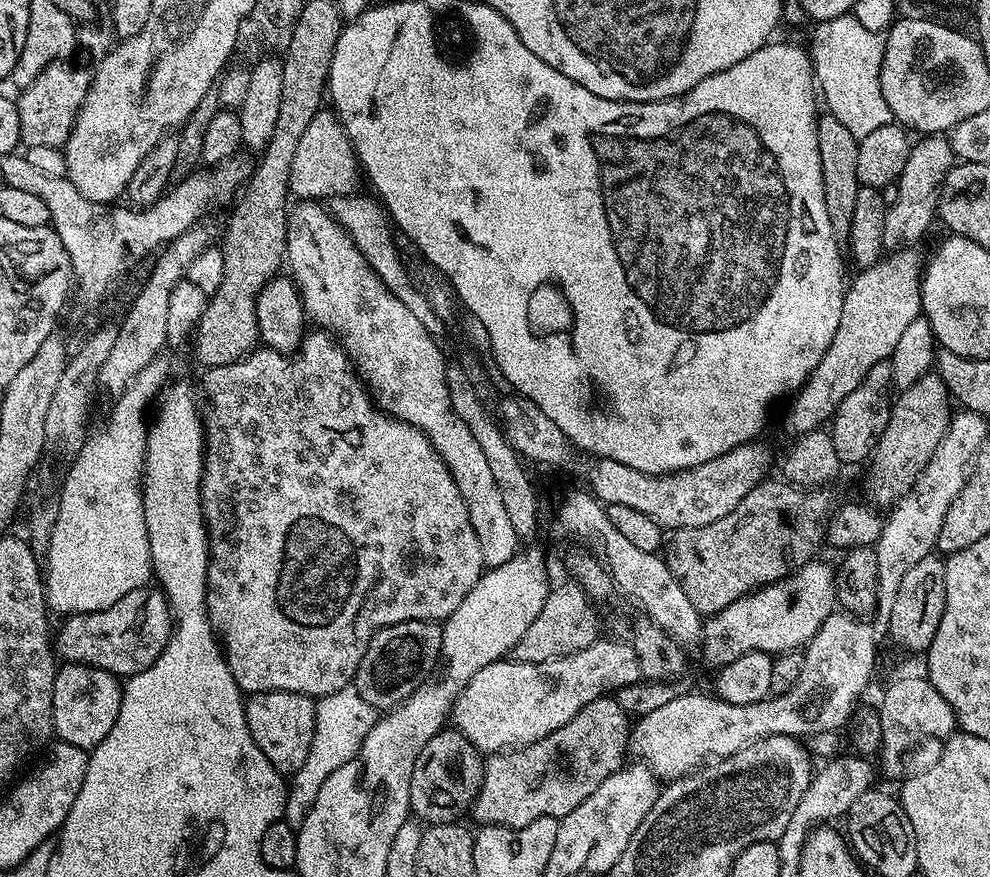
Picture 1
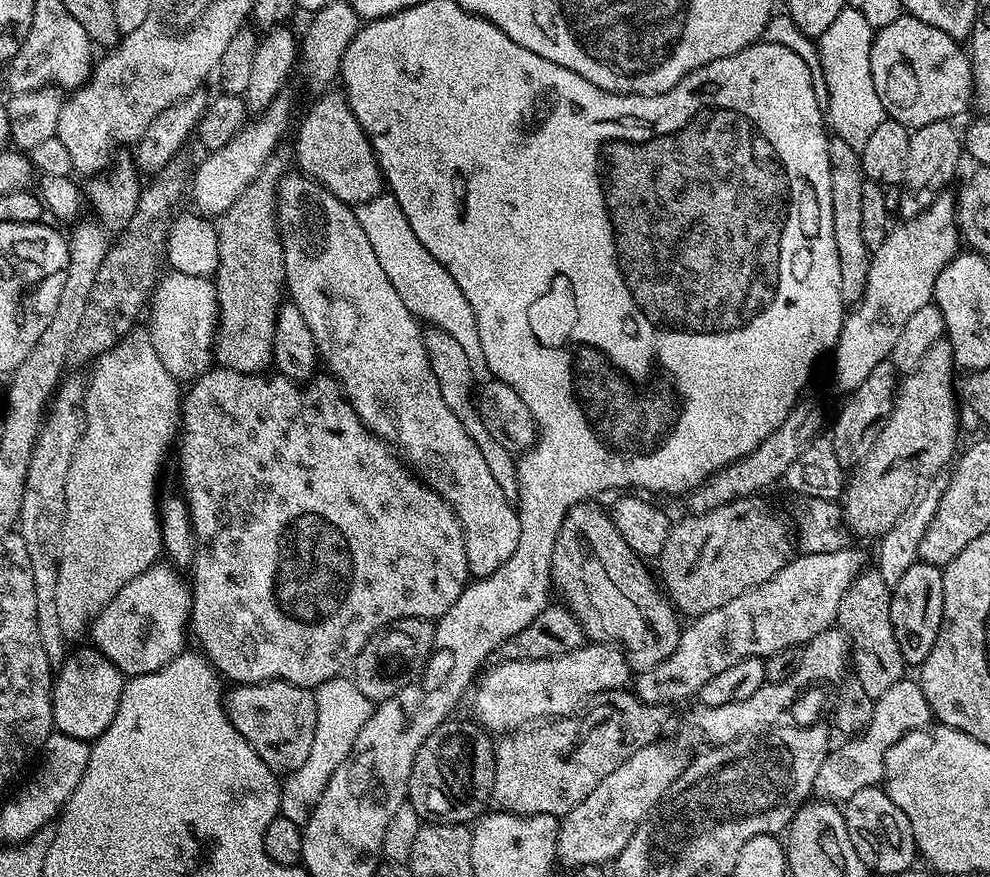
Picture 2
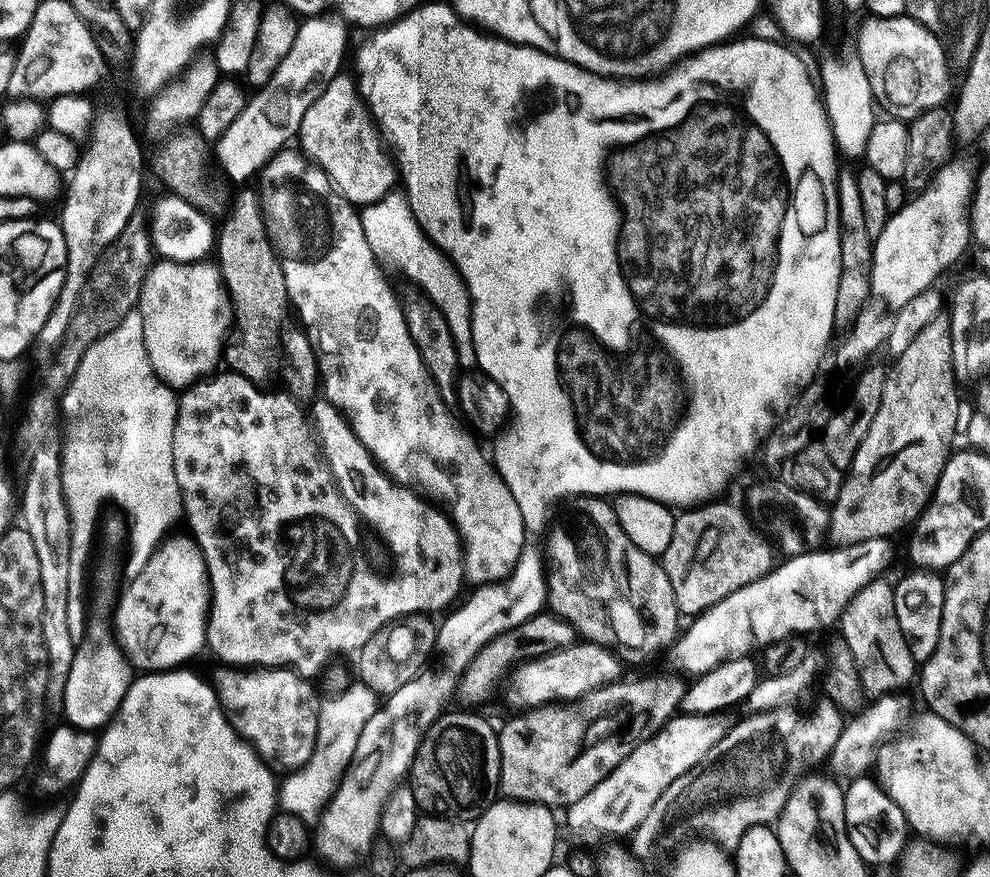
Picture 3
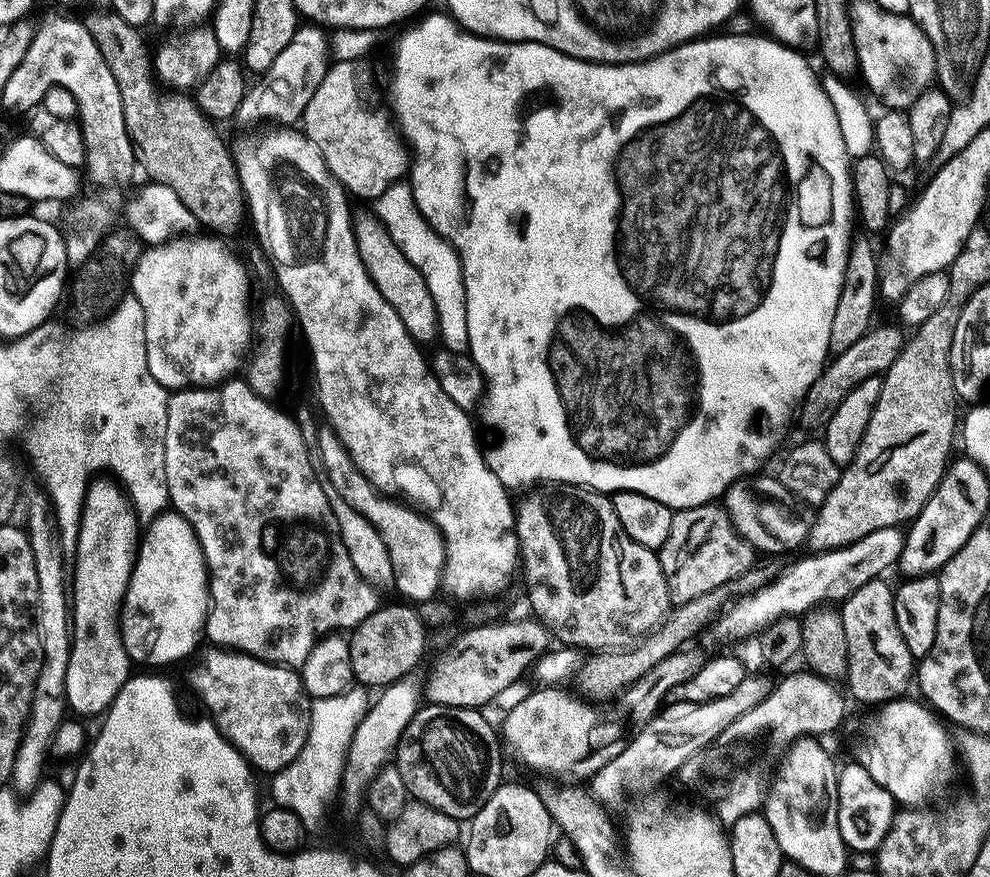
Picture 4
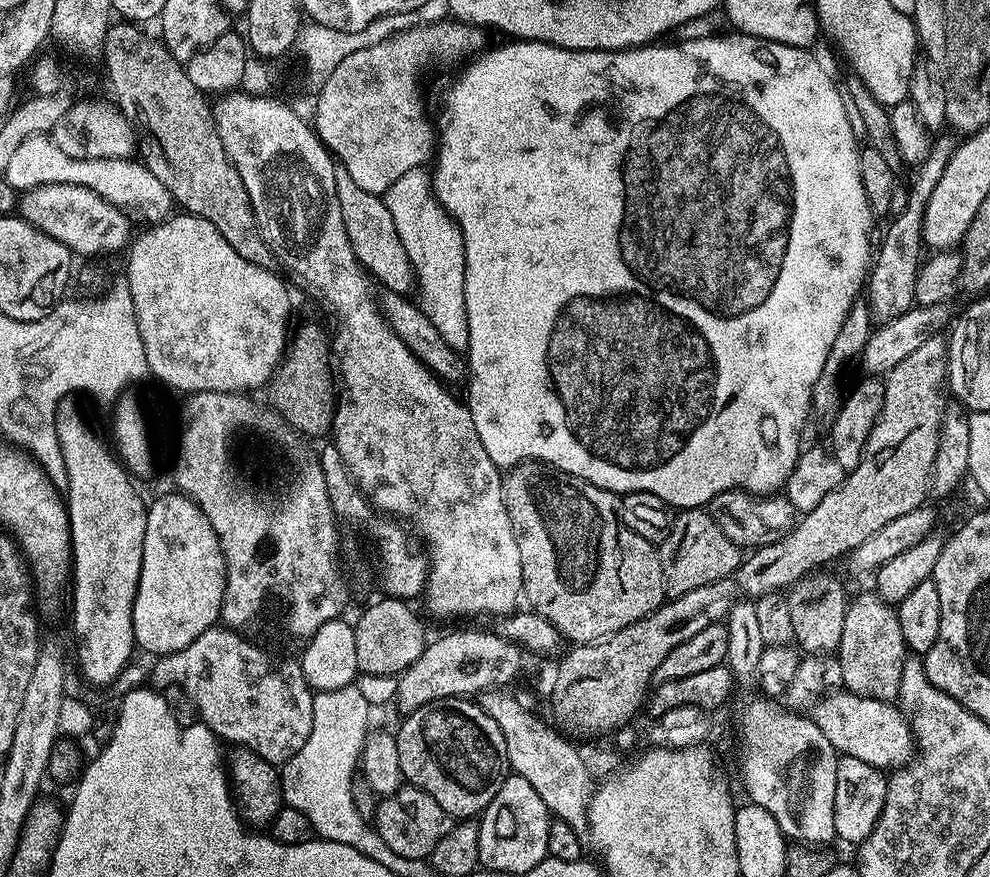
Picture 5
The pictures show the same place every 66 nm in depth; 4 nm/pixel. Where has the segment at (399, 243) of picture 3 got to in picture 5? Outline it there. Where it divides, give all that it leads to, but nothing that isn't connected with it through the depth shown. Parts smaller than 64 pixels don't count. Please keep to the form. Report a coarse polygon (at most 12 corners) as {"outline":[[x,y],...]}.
{"outline":[[424,168],[383,195],[450,347],[470,342],[464,239]]}

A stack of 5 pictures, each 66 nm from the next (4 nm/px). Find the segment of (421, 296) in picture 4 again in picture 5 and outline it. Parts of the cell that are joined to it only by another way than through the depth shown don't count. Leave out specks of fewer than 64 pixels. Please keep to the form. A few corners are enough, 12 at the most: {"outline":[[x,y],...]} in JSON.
{"outline":[[339,166],[350,246],[373,281],[411,293],[416,268],[383,196]]}

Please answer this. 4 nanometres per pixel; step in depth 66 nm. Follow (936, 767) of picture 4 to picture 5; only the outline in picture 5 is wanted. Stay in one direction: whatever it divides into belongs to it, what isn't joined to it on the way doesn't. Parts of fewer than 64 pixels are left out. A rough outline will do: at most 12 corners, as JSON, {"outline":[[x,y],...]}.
{"outline":[[841,690],[814,719],[840,756],[881,770],[913,759],[895,703]]}

